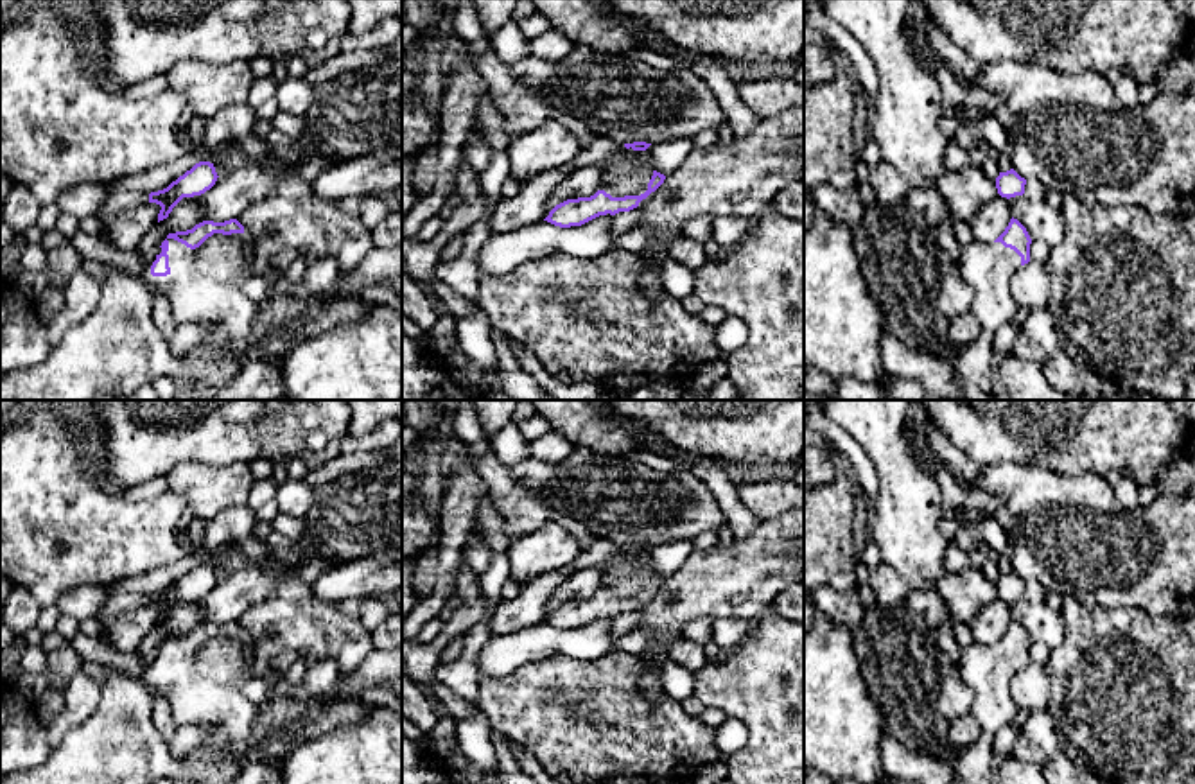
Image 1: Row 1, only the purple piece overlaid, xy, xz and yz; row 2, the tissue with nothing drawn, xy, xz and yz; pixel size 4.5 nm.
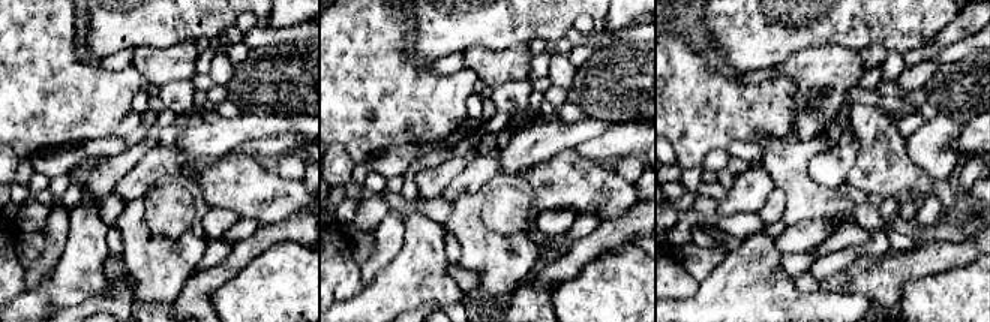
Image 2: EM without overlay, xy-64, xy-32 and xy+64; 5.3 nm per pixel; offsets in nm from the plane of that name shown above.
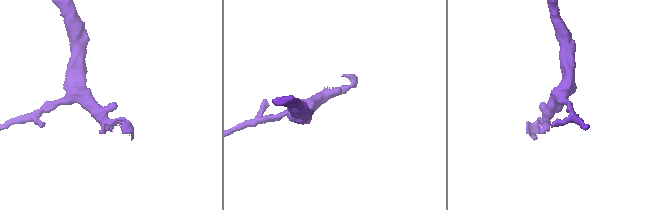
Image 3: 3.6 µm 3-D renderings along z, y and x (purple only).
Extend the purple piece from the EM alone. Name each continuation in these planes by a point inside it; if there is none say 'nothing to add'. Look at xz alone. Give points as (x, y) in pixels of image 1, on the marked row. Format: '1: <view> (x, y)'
1: xz (630, 174)

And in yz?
1: yz (987, 268)

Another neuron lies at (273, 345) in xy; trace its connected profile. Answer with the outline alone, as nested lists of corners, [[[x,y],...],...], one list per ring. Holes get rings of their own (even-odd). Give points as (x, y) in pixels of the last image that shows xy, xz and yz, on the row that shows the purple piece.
[[[348,294],[332,298],[325,309],[294,334],[283,334],[276,328],[269,330],[260,341],[246,346],[244,355],[266,359],[280,370],[282,359],[289,346],[296,341],[314,337],[332,327],[362,318],[368,303]]]

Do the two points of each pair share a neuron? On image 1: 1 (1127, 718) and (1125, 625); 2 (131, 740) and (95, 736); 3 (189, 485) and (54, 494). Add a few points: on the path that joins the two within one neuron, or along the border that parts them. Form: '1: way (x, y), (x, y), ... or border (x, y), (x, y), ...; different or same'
1: way (1127, 695), (1125, 648); same
2: way (122, 740), (104, 740); same
3: border (167, 490), (185, 503), (189, 515); different

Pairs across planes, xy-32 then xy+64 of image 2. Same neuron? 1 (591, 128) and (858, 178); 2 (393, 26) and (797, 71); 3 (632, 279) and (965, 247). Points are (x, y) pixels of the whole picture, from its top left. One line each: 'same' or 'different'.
1: different
2: different
3: different

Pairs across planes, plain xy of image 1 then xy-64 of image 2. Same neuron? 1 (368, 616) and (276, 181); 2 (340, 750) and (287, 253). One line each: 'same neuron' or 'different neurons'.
1: different neurons
2: same neuron

